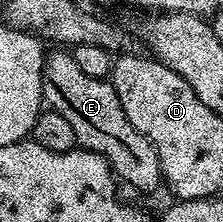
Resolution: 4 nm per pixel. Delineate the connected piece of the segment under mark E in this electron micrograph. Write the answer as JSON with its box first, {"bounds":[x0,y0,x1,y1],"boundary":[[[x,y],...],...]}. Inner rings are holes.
{"bounds":[42,53,163,194],"boundary":[[[51,53],[42,67],[42,97],[49,109],[72,124],[78,146],[99,154],[121,181],[123,178],[132,189],[143,190],[146,194],[163,185],[156,148],[143,134],[136,132],[124,116],[124,108],[120,104],[120,96],[116,96],[113,82],[87,76],[76,64],[73,53]]]}

